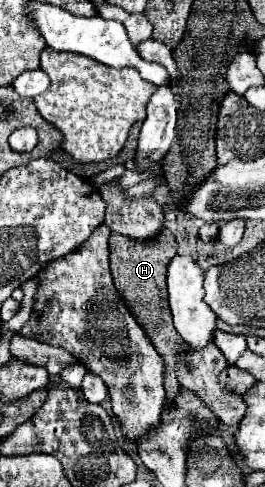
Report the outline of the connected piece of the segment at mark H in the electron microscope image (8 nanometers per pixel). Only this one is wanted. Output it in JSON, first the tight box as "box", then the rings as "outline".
{"box":[110,226,184,400],"outline":[[[164,226],[164,234],[154,238],[152,242],[132,242],[132,238],[124,238],[124,234],[110,234],[110,270],[114,278],[114,286],[118,294],[124,298],[126,306],[130,308],[136,322],[144,328],[148,338],[152,340],[156,352],[164,358],[166,372],[164,372],[164,388],[168,400],[172,400],[180,388],[174,376],[174,364],[180,360],[178,350],[184,348],[184,340],[176,334],[172,324],[170,308],[168,308],[168,294],[166,294],[166,266],[176,256],[176,240],[172,232]]]}

